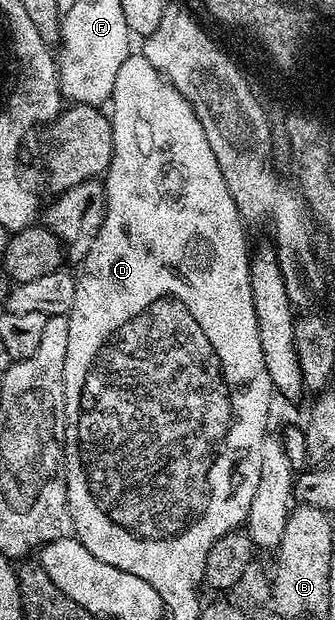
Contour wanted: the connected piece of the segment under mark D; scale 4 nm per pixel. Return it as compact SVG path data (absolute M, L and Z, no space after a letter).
M141 52L131 53L125 60L125 64L121 64L121 72L117 74L117 84L111 93L109 117L111 119L111 131L113 132L113 157L111 157L111 167L108 168L105 175L107 211L105 212L105 220L93 240L93 248L87 253L85 259L87 274L78 275L76 298L73 300L70 313L67 314L69 320L69 348L65 352L65 416L63 417L61 441L63 443L63 469L67 472L69 508L75 521L74 537L78 538L81 544L85 544L85 548L89 548L89 552L93 552L93 556L97 556L97 560L105 560L105 564L113 564L113 568L122 568L125 572L133 572L133 576L141 576L141 580L153 584L153 588L157 588L157 592L162 594L163 598L185 596L193 602L197 596L195 586L200 585L202 587L205 582L203 573L205 572L205 560L209 556L209 548L213 548L213 544L217 540L221 540L221 536L225 536L229 529L229 516L223 511L223 502L227 502L227 506L235 506L235 510L239 510L239 506L243 506L243 502L239 502L239 498L235 498L235 494L257 492L257 480L261 480L261 448L263 447L263 439L268 437L269 434L267 417L271 414L273 387L269 380L269 368L265 368L265 352L261 350L257 312L253 306L252 255L249 250L247 254L247 234L243 231L245 229L243 217L239 215L239 209L231 195L229 184L219 167L217 156L213 154L213 148L209 146L209 140L205 136L205 128L201 128L201 120L195 114L195 109L188 104L187 97L177 90L174 84L168 82L163 77L163 73L155 68Z

